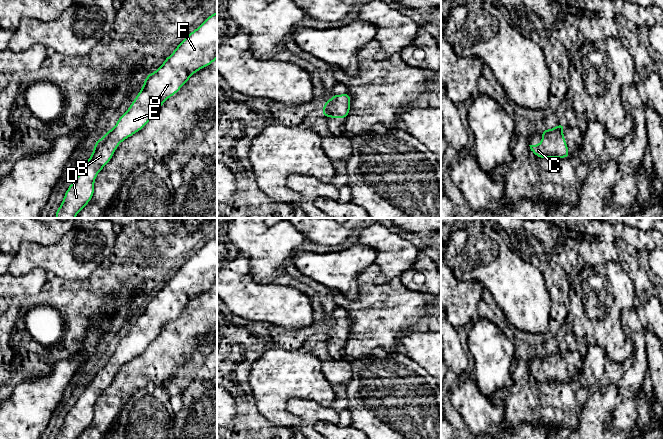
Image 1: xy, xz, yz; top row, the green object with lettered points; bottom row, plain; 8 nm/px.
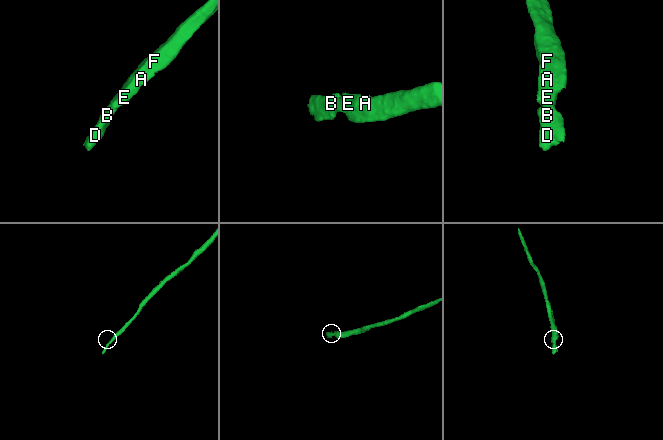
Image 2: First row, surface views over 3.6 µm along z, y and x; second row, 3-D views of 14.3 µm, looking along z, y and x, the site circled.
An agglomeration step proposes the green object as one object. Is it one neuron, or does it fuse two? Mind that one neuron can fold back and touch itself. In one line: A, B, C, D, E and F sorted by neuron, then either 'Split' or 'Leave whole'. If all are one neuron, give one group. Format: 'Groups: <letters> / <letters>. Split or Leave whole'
Groups: A B C D E F. Leave whole

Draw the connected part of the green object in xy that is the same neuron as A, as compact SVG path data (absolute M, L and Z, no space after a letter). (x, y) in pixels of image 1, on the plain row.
M217 235L192 255L155 296L148 298L142 313L129 333L120 340L115 351L108 354L101 363L95 366L91 381L85 386L80 397L67 413L63 426L55 439L77 439L93 421L96 400L109 387L118 369L144 352L168 322L175 319L194 297L212 288L216 282Z

